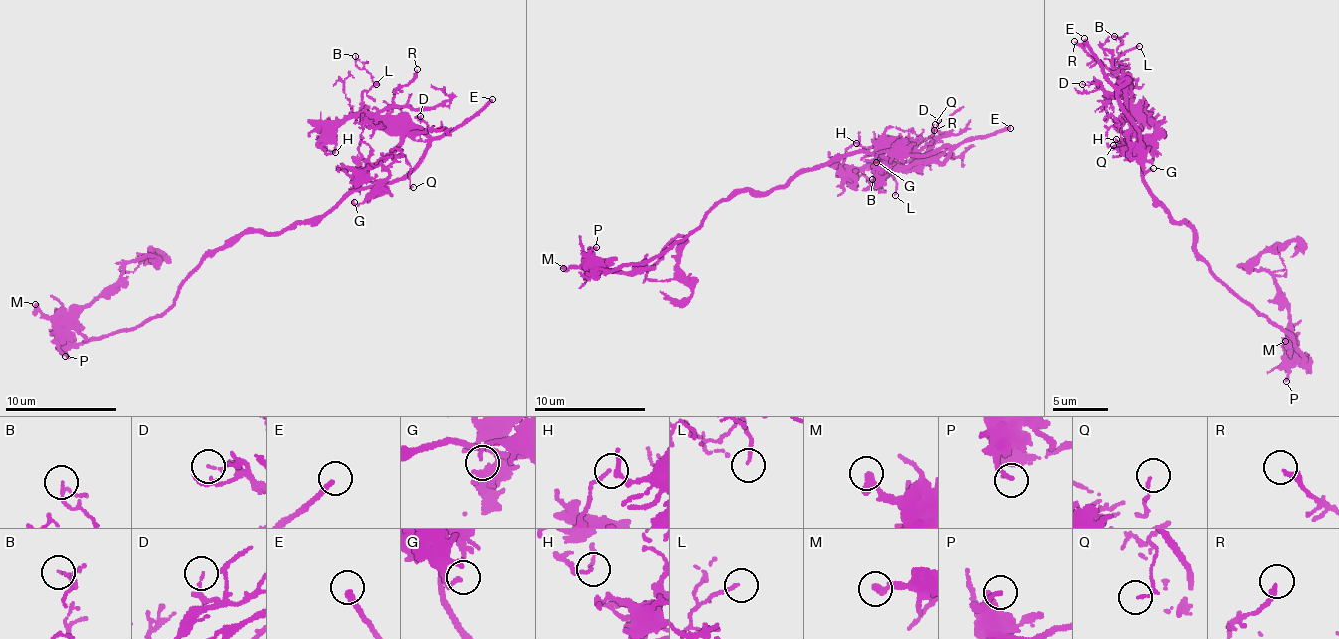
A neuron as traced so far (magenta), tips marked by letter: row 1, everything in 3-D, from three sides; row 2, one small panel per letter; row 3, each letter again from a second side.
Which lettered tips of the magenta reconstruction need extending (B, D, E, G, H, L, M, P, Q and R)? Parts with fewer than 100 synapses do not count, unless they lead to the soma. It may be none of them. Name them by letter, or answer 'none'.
E

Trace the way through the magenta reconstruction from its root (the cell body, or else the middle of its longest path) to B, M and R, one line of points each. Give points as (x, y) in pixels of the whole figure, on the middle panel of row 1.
B: (735, 195), (788, 187), (863, 152), (892, 161), (892, 143), (880, 144), (882, 168), (892, 174), (872, 179)
M: (735, 195), (716, 204), (700, 226), (645, 261), (620, 265), (609, 271), (563, 268)
R: (735, 195), (788, 187), (863, 152), (892, 161), (914, 154), (913, 169), (912, 147), (934, 130)

